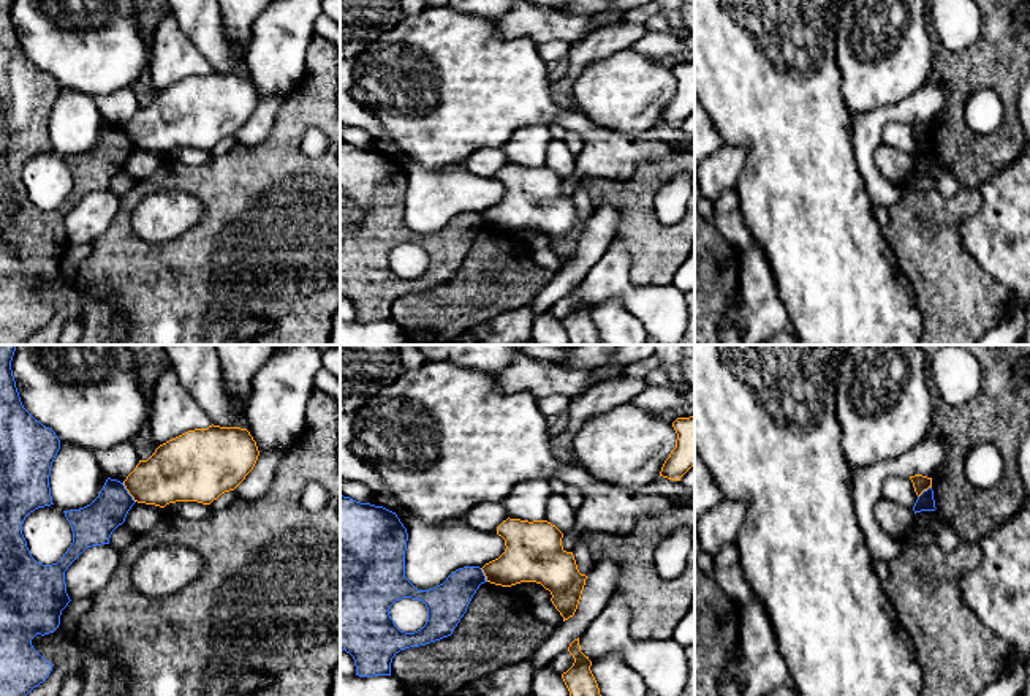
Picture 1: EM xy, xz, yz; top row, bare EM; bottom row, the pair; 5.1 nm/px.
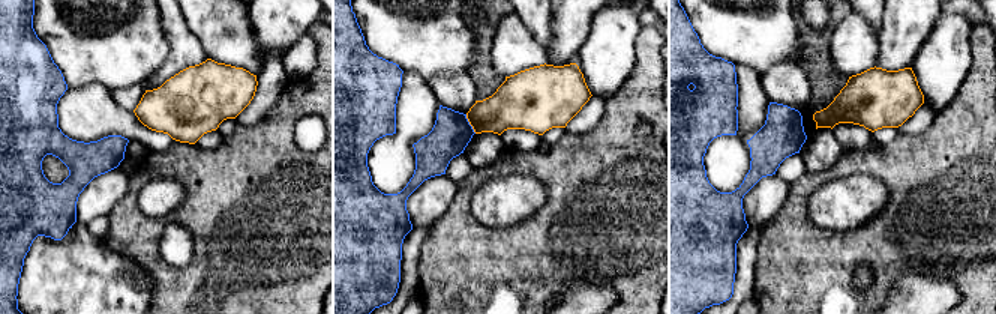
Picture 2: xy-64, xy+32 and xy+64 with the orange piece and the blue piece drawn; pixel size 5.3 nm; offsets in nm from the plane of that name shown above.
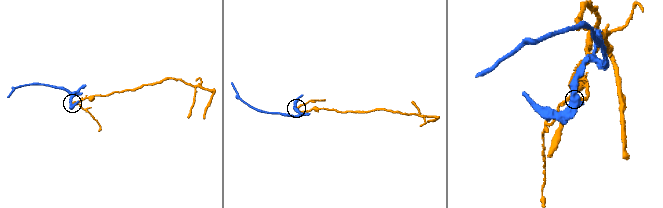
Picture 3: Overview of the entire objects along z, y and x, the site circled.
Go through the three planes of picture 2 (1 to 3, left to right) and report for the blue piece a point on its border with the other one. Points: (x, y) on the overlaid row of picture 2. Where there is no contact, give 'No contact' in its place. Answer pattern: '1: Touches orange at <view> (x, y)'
1: No contact
2: Touches orange at xy+32 (470, 123)
3: No contact

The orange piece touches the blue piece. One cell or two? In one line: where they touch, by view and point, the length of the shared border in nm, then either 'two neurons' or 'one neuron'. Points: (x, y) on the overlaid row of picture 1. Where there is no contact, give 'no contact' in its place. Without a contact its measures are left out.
xy (128, 492) | 120 nm | two neurons

